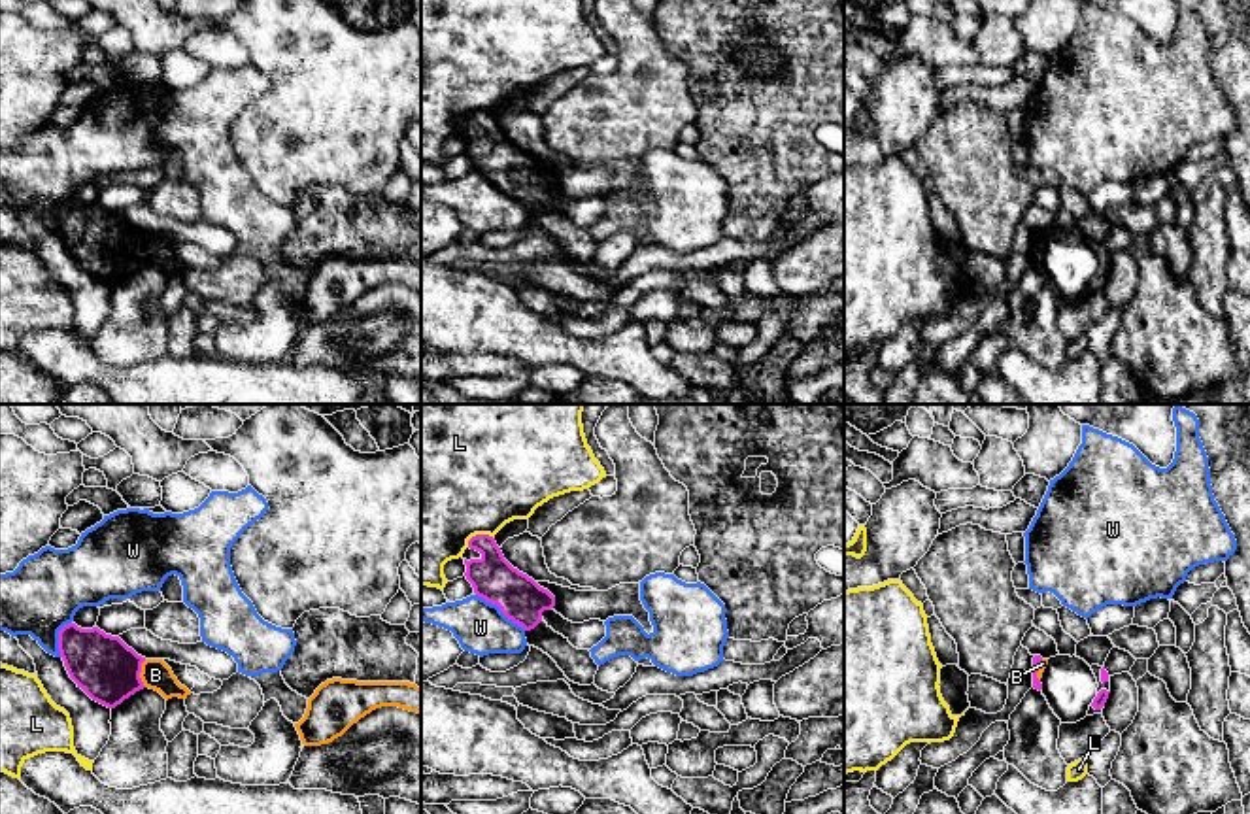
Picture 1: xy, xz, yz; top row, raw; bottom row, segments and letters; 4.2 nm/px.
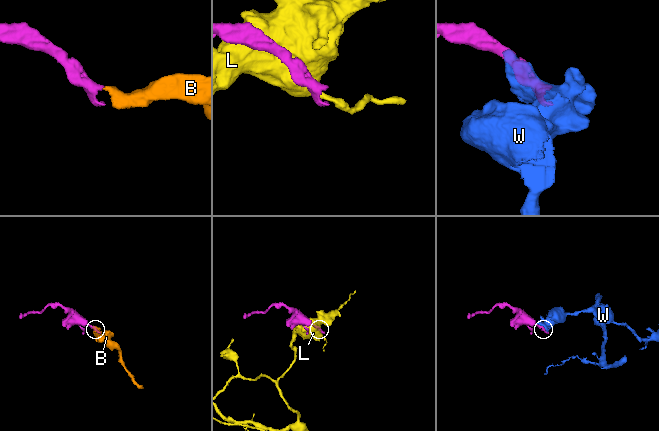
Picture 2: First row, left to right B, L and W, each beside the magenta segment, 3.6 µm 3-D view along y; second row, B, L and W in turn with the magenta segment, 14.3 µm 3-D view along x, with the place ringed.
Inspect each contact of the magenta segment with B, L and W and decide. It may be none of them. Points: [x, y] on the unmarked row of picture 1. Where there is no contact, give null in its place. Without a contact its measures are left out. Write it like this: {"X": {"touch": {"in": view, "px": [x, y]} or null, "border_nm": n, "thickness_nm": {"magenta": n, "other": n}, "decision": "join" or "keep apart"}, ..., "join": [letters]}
{"B": {"touch": {"in": "xy", "px": [140, 248]}, "border_nm": 120, "thickness_nm": {"magenta": 280, "other": 130}, "decision": "join"}, "L": {"touch": {"in": "xz", "px": [476, 112]}, "border_nm": 120, "thickness_nm": {"magenta": 190, "other": 500}, "decision": "keep apart"}, "W": {"touch": {"in": "xz", "px": [501, 187]}, "border_nm": 260, "thickness_nm": {"magenta": 190, "other": 220}, "decision": "keep apart"}, "join": ["B"]}

